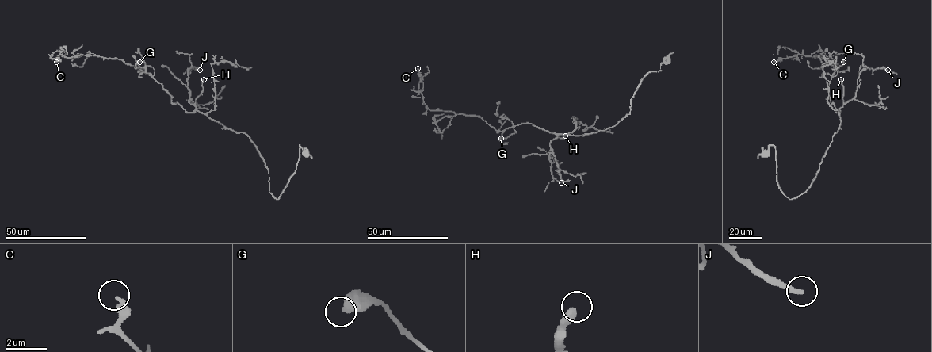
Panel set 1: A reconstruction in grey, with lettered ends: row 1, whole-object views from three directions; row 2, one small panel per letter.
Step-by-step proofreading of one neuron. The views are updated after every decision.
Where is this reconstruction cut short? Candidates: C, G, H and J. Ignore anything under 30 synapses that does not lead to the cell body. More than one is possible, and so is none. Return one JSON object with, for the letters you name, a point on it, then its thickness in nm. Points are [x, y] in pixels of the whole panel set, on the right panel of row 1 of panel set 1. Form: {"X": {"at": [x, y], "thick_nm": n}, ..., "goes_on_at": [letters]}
{"H": {"at": [841, 79], "thick_nm": 400}, "goes_on_at": ["H"]}

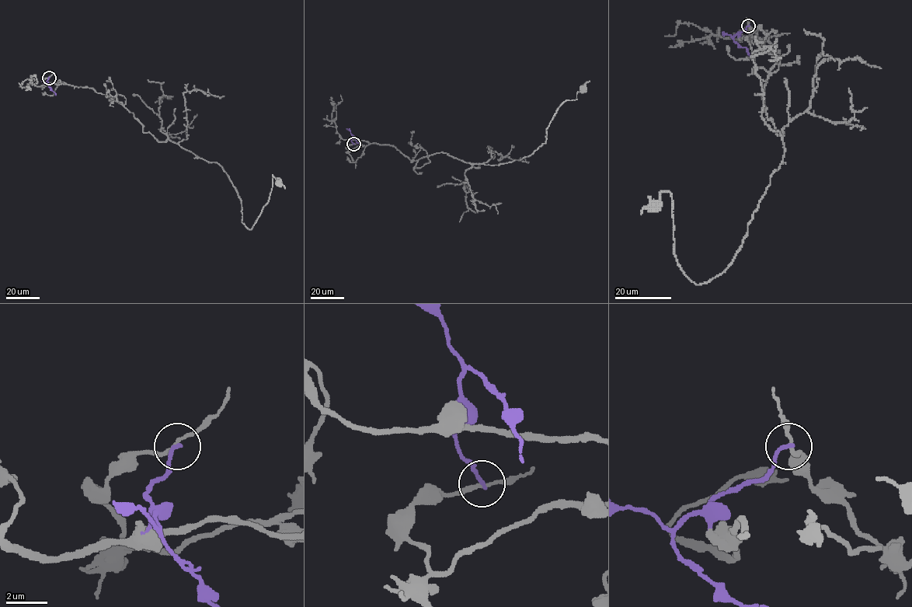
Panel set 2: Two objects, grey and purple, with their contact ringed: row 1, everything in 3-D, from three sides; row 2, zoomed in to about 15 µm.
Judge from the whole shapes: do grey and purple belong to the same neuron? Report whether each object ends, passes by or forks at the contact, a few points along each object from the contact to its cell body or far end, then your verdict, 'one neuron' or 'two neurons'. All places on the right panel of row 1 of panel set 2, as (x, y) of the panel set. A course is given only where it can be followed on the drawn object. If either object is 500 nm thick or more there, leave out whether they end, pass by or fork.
grey passes by; purple ends; course grey (749, 26), (777, 57), (763, 101), (784, 151), (742, 247), (694, 283), (671, 194), (655, 206); course purple (749, 26), (733, 40), (745, 47), (750, 55); two neurons

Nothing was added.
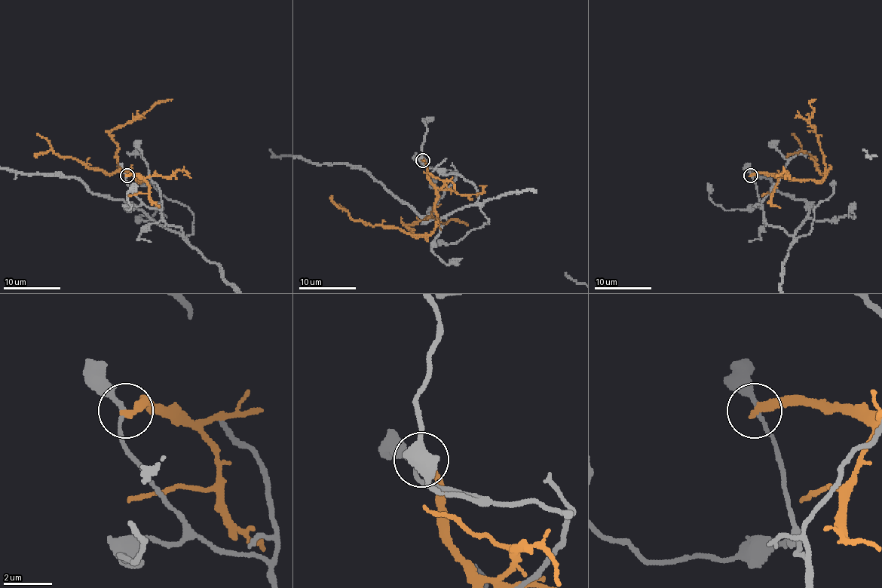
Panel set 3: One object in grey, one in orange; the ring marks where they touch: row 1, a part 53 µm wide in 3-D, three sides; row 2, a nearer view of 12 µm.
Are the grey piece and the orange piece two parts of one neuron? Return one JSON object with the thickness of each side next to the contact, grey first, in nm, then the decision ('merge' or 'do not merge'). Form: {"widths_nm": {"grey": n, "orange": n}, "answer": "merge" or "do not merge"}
{"widths_nm": {"grey": 160, "orange": 280}, "answer": "do not merge"}

